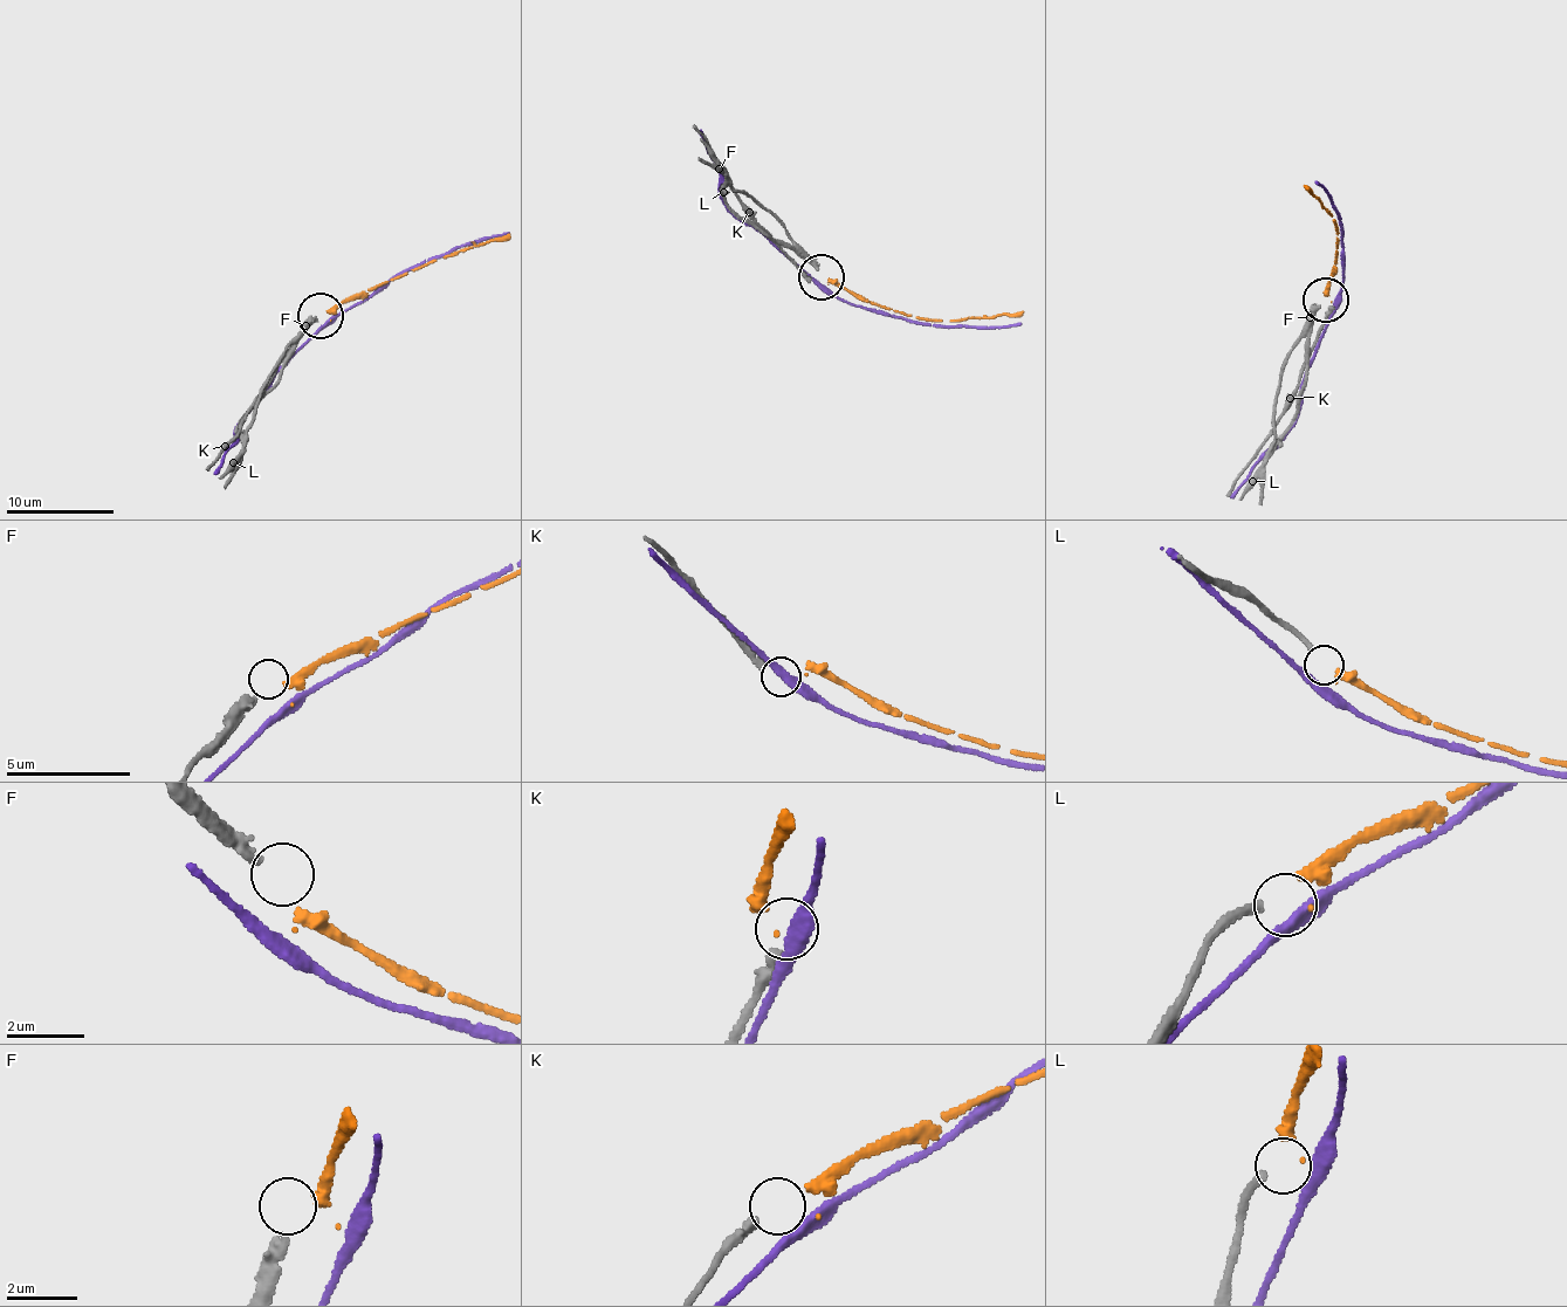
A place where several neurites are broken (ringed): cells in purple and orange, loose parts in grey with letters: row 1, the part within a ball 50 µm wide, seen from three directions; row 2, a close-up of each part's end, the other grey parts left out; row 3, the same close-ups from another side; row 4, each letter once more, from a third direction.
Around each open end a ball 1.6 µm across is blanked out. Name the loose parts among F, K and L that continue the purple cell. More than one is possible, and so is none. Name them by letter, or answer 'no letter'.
no letter

